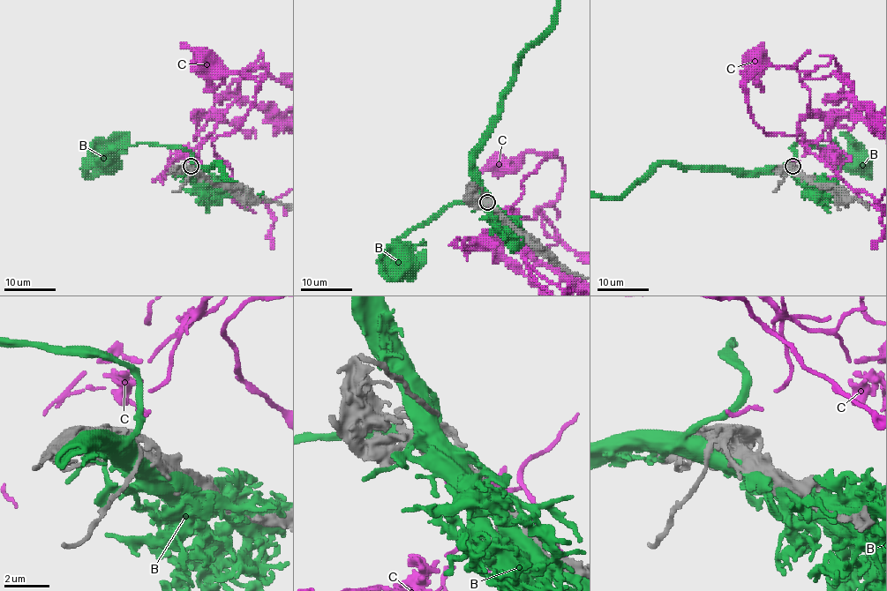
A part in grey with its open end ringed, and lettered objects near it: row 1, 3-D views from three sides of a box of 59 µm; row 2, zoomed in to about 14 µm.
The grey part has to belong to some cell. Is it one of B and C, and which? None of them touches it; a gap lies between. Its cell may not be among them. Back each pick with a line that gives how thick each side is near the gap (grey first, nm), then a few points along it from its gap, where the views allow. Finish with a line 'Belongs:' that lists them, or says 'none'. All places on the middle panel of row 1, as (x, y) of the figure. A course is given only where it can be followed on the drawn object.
C: 280 nm thick on the grey side, 200 nm on the other
Belongs: C

